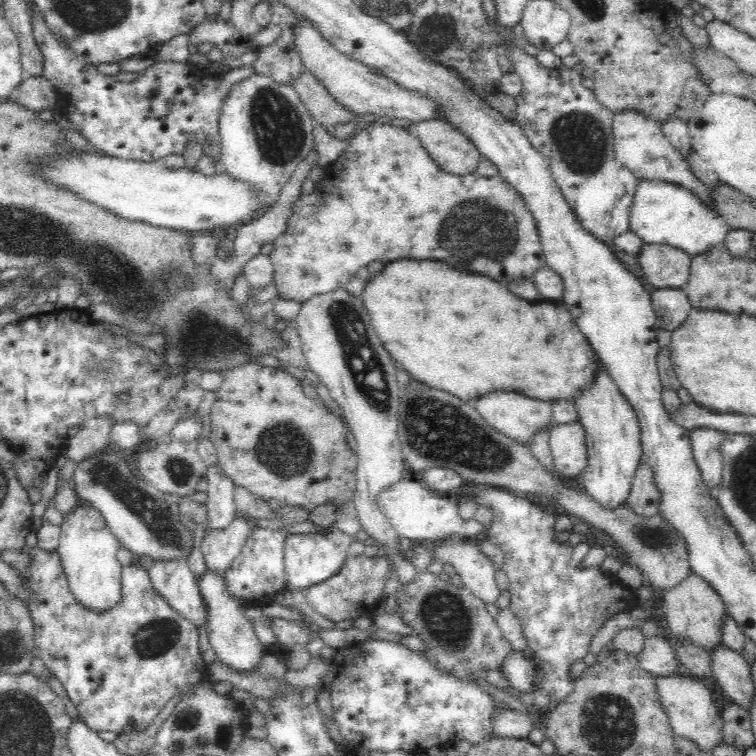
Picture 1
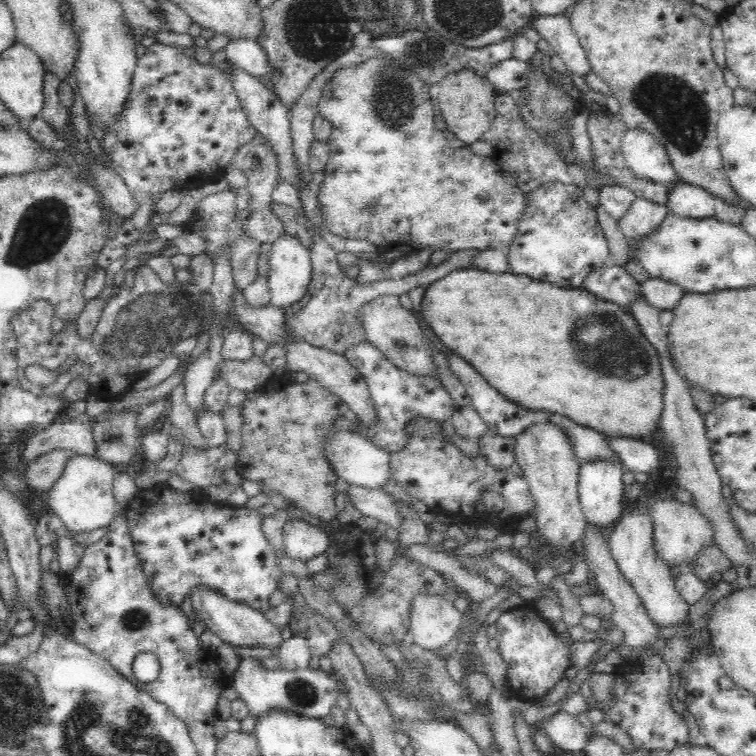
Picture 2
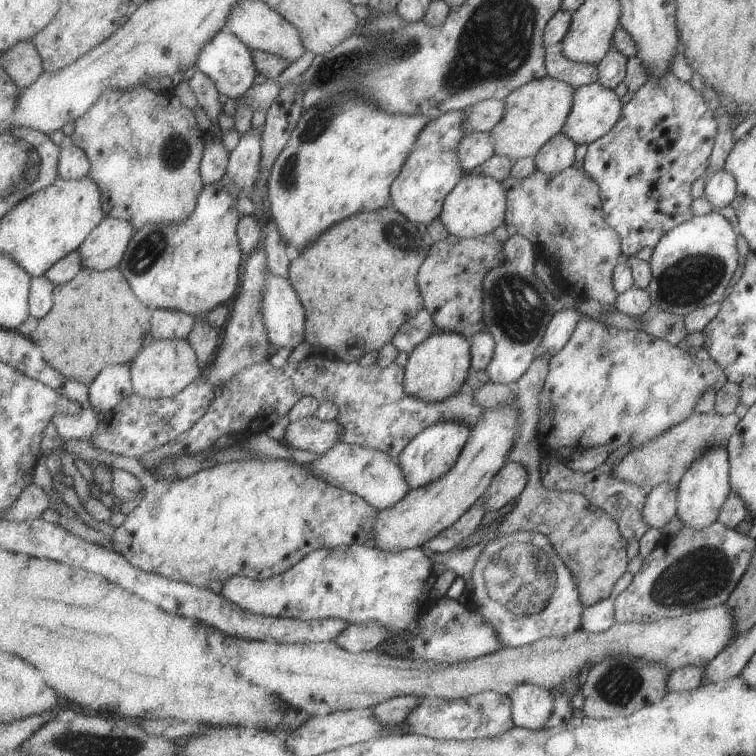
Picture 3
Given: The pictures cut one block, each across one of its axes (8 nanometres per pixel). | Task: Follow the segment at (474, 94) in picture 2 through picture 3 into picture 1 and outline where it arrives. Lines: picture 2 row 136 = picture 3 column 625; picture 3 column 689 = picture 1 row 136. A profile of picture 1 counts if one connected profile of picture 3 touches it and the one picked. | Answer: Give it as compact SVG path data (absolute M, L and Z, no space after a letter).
M431 119L414 123L413 127L416 139L440 170L456 177L475 173L482 157L452 125L441 119Z

